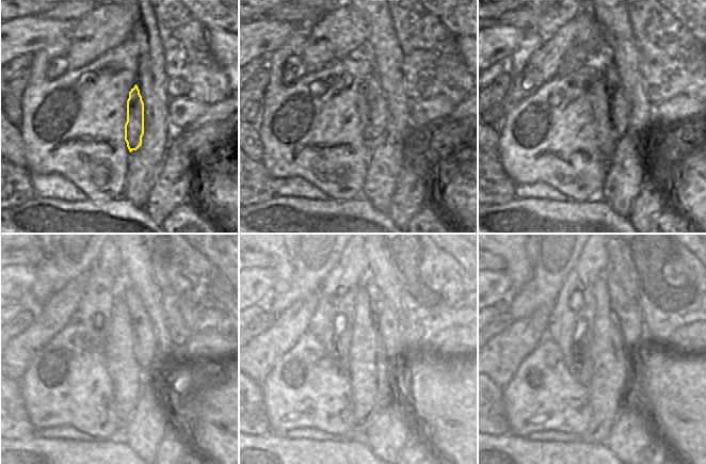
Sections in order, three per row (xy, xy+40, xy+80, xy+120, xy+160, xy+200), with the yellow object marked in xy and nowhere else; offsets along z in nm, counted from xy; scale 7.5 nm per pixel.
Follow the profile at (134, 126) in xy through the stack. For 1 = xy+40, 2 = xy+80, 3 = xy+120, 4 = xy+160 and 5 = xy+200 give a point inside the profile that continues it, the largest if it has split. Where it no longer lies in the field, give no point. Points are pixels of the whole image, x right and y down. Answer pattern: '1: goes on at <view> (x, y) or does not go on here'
1: goes on at xy+40 (376, 102)
2: goes on at xy+80 (619, 102)
3: goes on at xy+120 (144, 341)
4: goes on at xy+160 (387, 323)
5: goes on at xy+200 (626, 309)

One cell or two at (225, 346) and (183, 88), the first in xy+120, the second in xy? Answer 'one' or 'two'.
two

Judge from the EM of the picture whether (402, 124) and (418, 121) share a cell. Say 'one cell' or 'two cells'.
two cells

